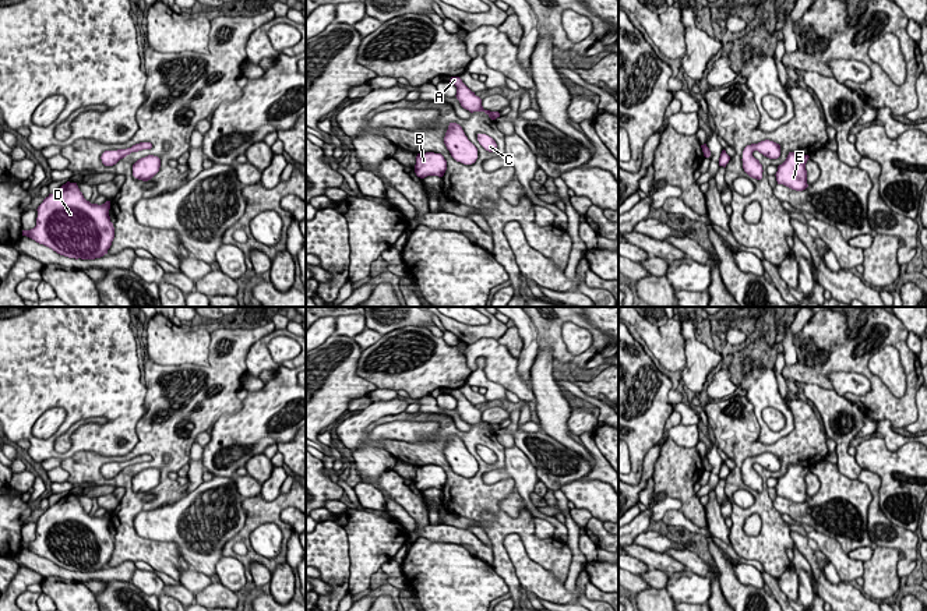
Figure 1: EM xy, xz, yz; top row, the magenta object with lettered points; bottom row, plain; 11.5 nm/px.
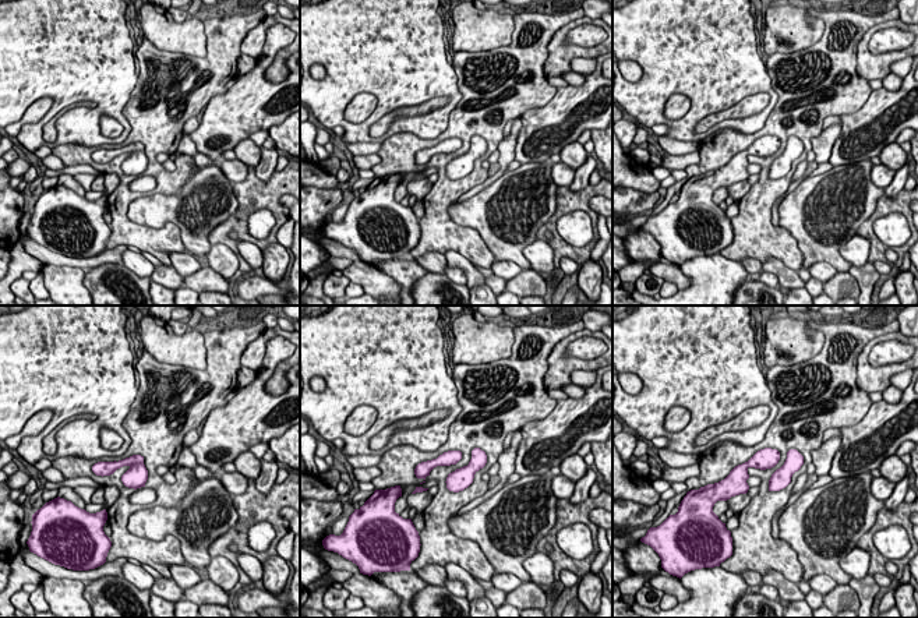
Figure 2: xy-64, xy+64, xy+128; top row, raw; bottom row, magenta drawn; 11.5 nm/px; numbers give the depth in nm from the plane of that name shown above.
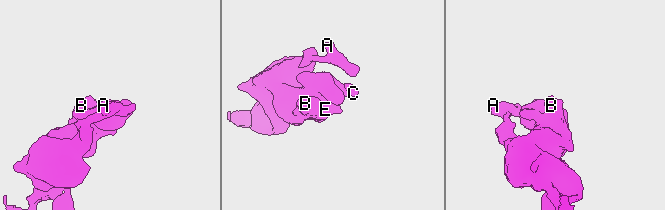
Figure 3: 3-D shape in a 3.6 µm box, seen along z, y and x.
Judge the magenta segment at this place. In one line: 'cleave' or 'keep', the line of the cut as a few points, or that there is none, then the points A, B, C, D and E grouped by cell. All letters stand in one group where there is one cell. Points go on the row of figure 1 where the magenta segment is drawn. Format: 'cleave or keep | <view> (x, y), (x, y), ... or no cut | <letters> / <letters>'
keep | no cut | A B C D E

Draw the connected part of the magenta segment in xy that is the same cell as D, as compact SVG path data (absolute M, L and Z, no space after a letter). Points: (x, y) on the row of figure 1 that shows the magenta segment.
M67 181L38 206L36 226L22 236L68 258L95 259L107 254L114 239L110 201L91 204L77 183Z

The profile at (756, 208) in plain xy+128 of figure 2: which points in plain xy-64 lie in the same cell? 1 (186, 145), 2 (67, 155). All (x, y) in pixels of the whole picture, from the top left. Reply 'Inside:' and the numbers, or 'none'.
Inside: 2

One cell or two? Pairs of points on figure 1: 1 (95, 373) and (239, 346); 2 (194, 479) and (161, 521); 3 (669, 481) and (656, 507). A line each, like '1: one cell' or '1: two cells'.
1: two cells
2: two cells
3: two cells

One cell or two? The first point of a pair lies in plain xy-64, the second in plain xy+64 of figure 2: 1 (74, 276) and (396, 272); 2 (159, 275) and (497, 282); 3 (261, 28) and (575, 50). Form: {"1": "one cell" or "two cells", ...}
{"1": "two cells", "2": "one cell", "3": "one cell"}

